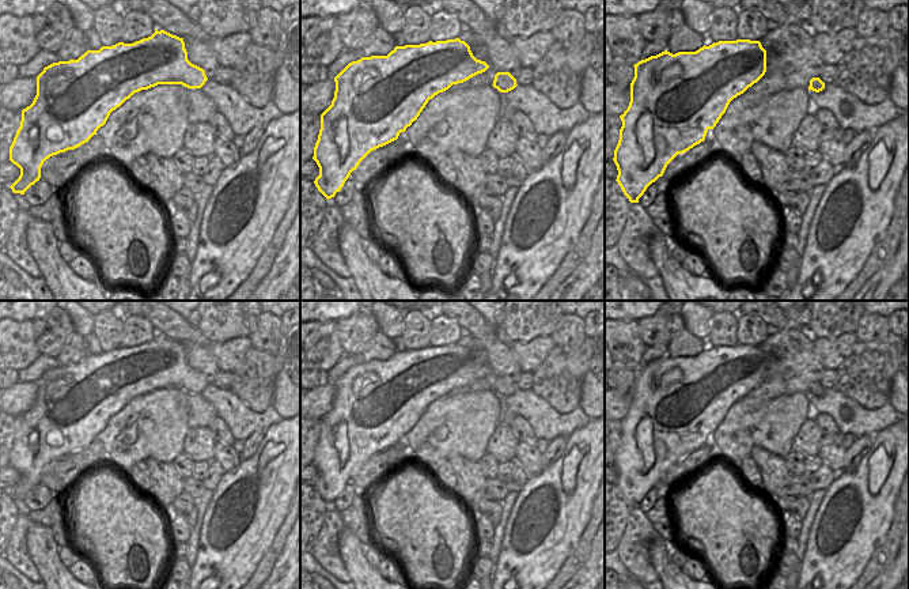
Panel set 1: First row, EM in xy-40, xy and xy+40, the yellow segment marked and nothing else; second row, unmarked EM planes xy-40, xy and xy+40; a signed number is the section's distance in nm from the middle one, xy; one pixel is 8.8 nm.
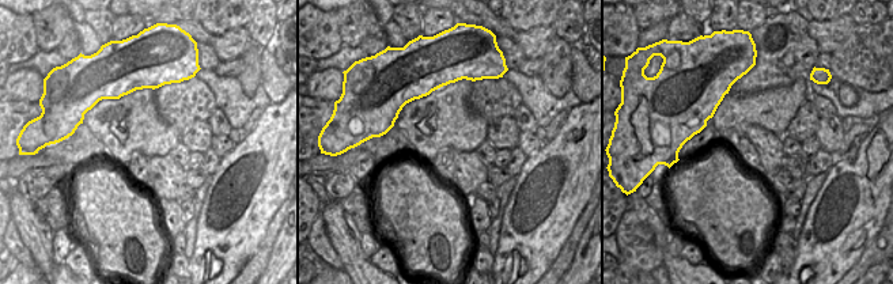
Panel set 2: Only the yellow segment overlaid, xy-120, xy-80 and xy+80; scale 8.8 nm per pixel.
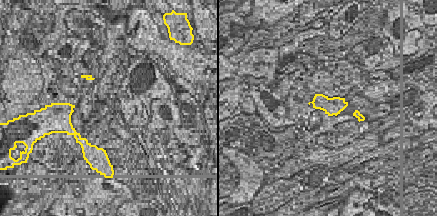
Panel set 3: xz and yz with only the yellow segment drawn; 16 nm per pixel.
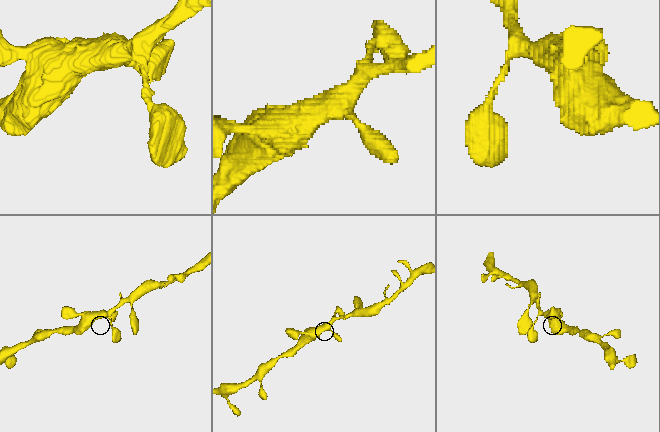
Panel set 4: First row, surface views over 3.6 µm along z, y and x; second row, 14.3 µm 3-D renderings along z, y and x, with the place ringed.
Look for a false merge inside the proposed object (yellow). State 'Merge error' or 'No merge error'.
No merge error

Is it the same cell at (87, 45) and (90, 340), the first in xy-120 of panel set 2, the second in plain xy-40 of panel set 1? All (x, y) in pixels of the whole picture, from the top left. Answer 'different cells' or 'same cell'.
same cell

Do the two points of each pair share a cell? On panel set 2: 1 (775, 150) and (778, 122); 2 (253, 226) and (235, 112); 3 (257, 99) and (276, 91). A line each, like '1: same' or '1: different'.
1: different
2: different
3: different

